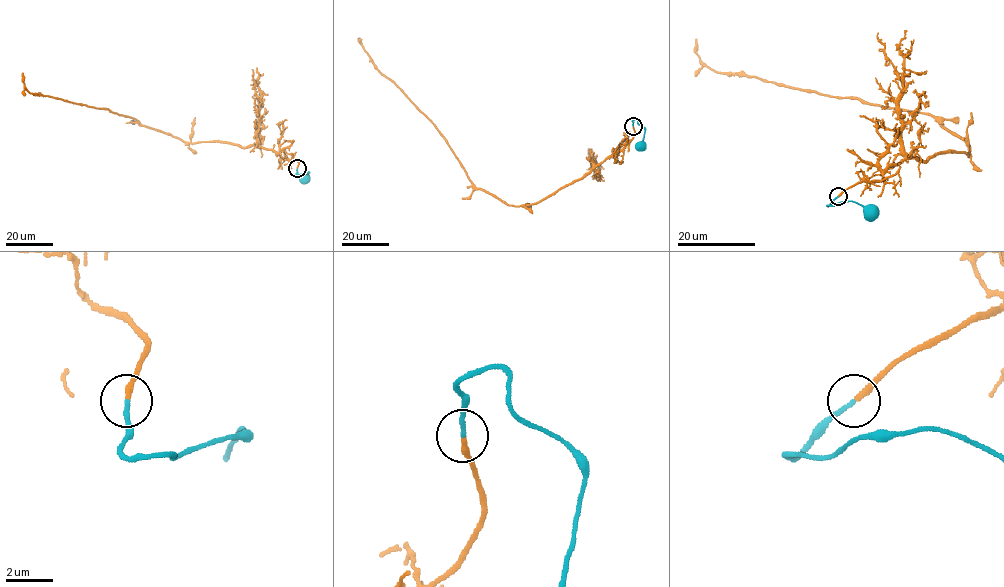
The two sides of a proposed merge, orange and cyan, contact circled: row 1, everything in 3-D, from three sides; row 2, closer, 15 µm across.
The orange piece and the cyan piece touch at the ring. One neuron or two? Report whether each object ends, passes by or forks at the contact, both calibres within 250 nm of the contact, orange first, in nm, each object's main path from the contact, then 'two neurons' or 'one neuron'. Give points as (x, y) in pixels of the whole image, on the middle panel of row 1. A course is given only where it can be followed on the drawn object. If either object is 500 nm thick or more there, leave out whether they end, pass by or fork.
orange ends; cyan ends; calibres 260 and 190 nm; course orange (633, 126), (634, 135), (620, 151), (578, 179), (536, 203), (508, 205), (472, 184), (442, 135), (358, 39); course cyan (633, 126), (632, 121), (636, 119), (644, 128), (642, 144); one neuron

